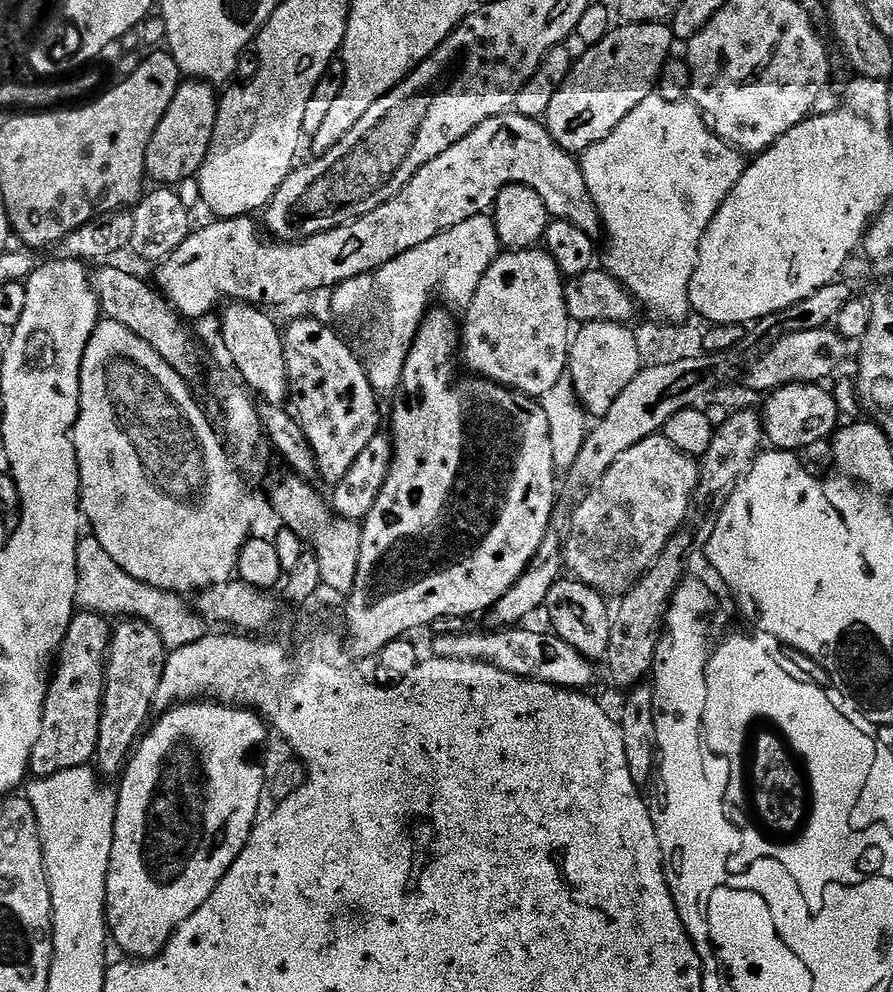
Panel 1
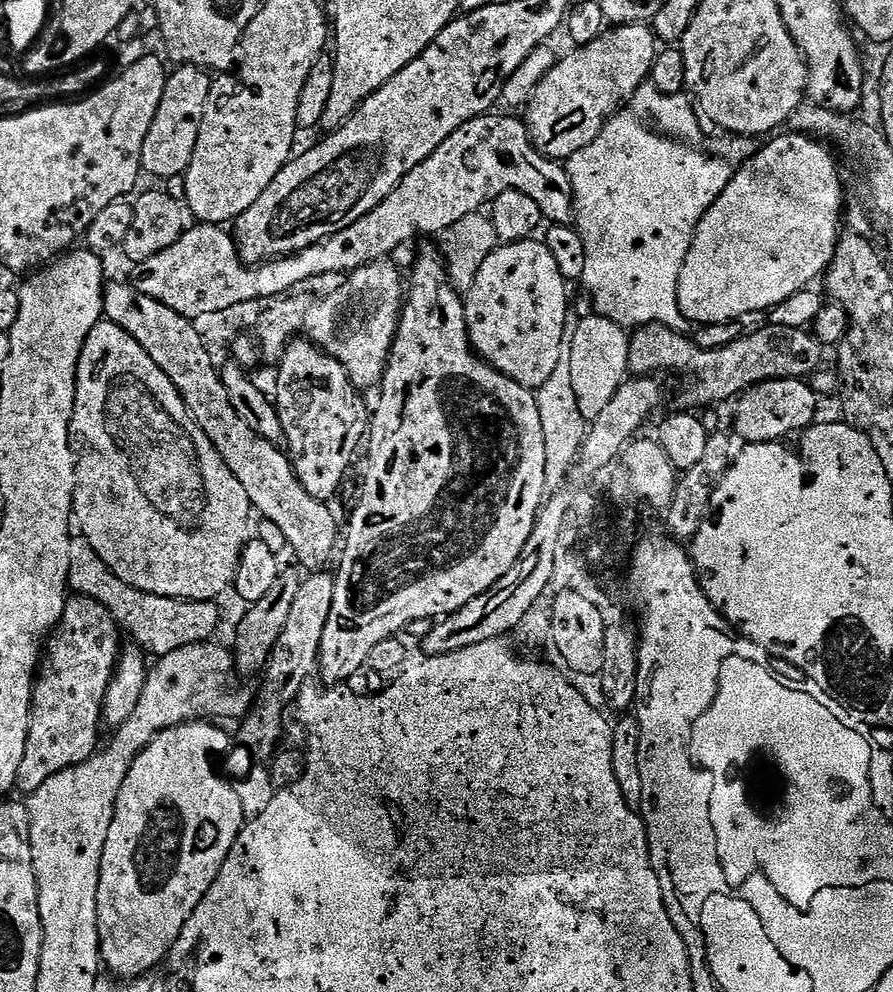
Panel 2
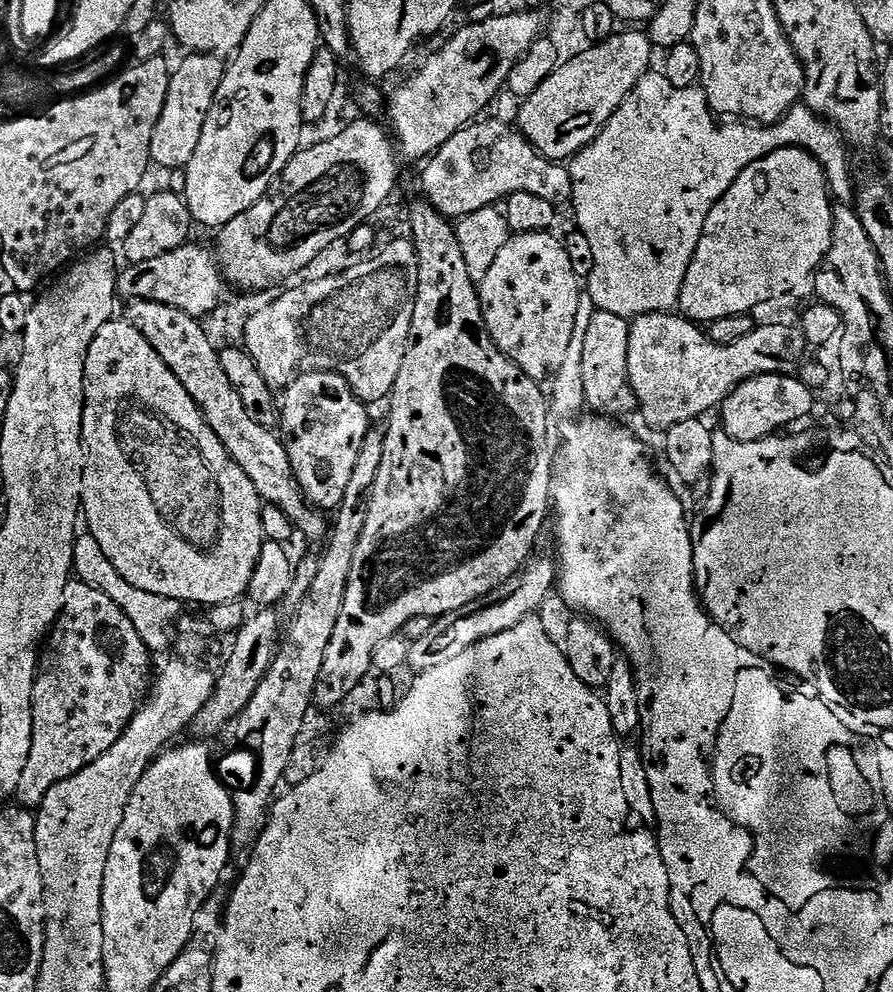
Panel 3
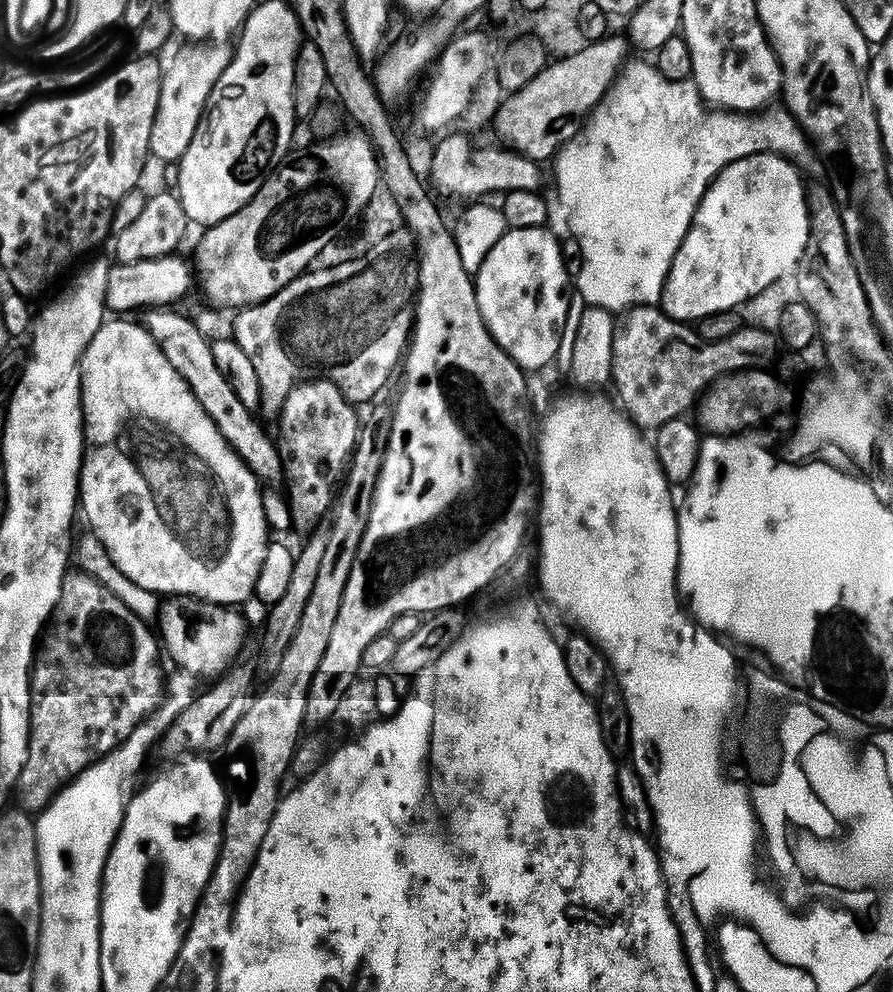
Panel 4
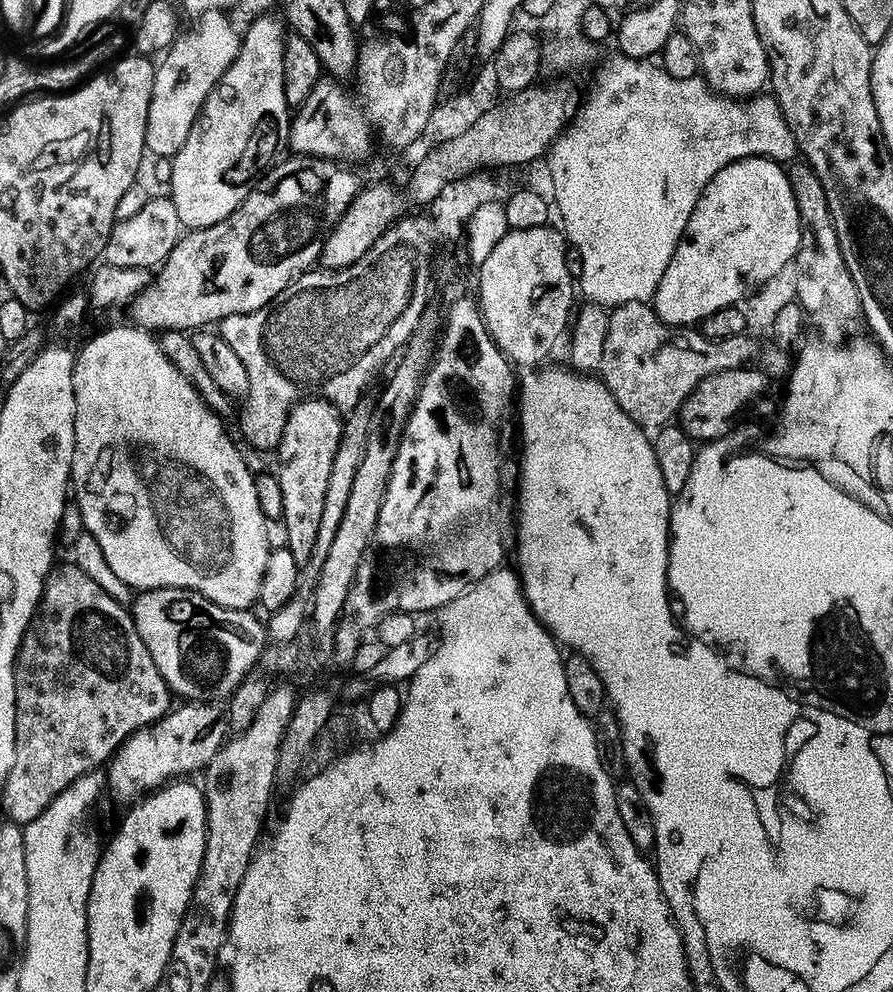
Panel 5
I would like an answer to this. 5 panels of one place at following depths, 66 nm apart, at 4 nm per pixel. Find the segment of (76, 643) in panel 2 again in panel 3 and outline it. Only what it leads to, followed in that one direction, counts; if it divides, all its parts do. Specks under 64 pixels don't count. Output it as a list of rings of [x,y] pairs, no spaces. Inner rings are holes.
[[[69,579],[64,585],[60,614],[43,641],[36,679],[32,681],[32,741],[22,778],[16,787],[14,800],[17,805],[29,810],[39,809],[44,796],[54,785],[78,774],[114,746],[142,704],[140,695],[144,692],[144,696],[146,692],[144,679],[148,676],[148,659],[148,647],[118,602],[106,598],[106,594],[94,586]]]

